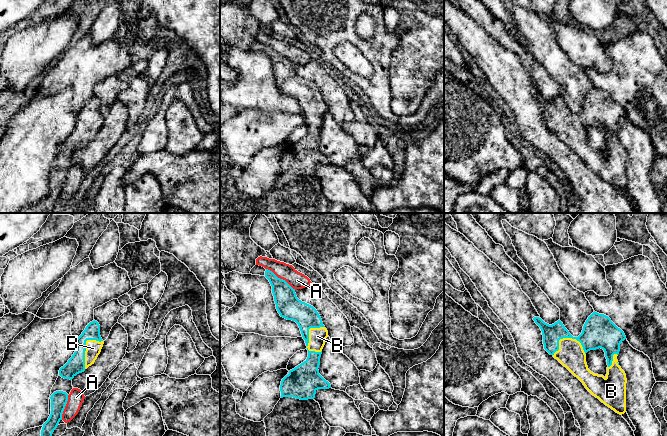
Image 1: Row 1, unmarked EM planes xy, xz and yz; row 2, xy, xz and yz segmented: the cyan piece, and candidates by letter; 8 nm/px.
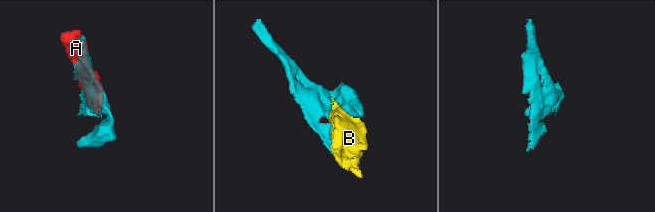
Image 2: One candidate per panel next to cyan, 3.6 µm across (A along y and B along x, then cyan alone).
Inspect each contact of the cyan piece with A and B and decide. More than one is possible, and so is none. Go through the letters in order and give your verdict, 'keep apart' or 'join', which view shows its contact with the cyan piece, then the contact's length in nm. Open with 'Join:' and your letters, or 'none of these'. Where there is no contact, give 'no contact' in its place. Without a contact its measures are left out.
Join: B
A: keep apart | xz | 300 nm
B: join | xz | 240 nm

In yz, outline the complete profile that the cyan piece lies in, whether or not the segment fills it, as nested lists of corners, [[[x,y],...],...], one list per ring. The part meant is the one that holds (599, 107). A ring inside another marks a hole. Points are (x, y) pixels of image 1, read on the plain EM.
[[[595,87],[586,96],[582,109],[578,113],[573,113],[560,96],[552,101],[545,99],[539,93],[534,93],[533,96],[542,107],[544,125],[577,153],[593,172],[616,189],[624,190],[627,155],[617,136],[620,120],[626,115],[624,108],[608,92]],[[599,124],[604,126],[607,135],[608,143],[605,153],[591,148],[586,139],[586,129]]]

